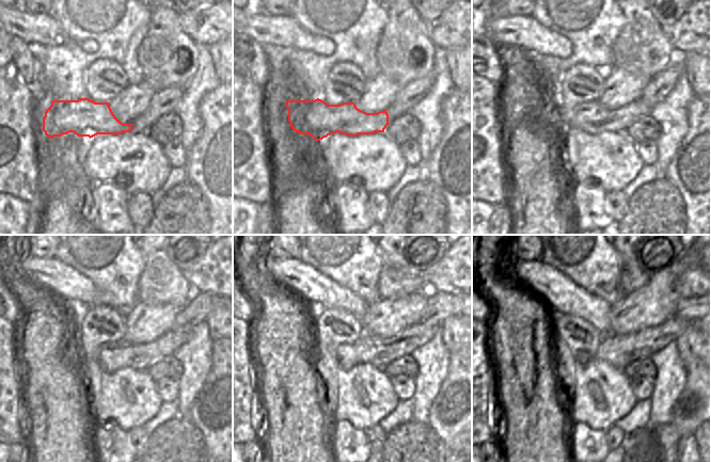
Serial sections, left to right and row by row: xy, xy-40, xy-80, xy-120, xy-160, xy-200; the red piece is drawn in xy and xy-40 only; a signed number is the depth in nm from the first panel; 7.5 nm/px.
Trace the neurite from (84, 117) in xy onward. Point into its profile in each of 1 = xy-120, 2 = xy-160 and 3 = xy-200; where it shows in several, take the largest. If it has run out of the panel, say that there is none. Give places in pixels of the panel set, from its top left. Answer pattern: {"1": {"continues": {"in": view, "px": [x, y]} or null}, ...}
{"1": {"continues": {"in": "xy-120", "px": [114, 355]}}, "2": {"continues": {"in": "xy-160", "px": [378, 351]}}, "3": {"continues": {"in": "xy-200", "px": [618, 350]}}}

